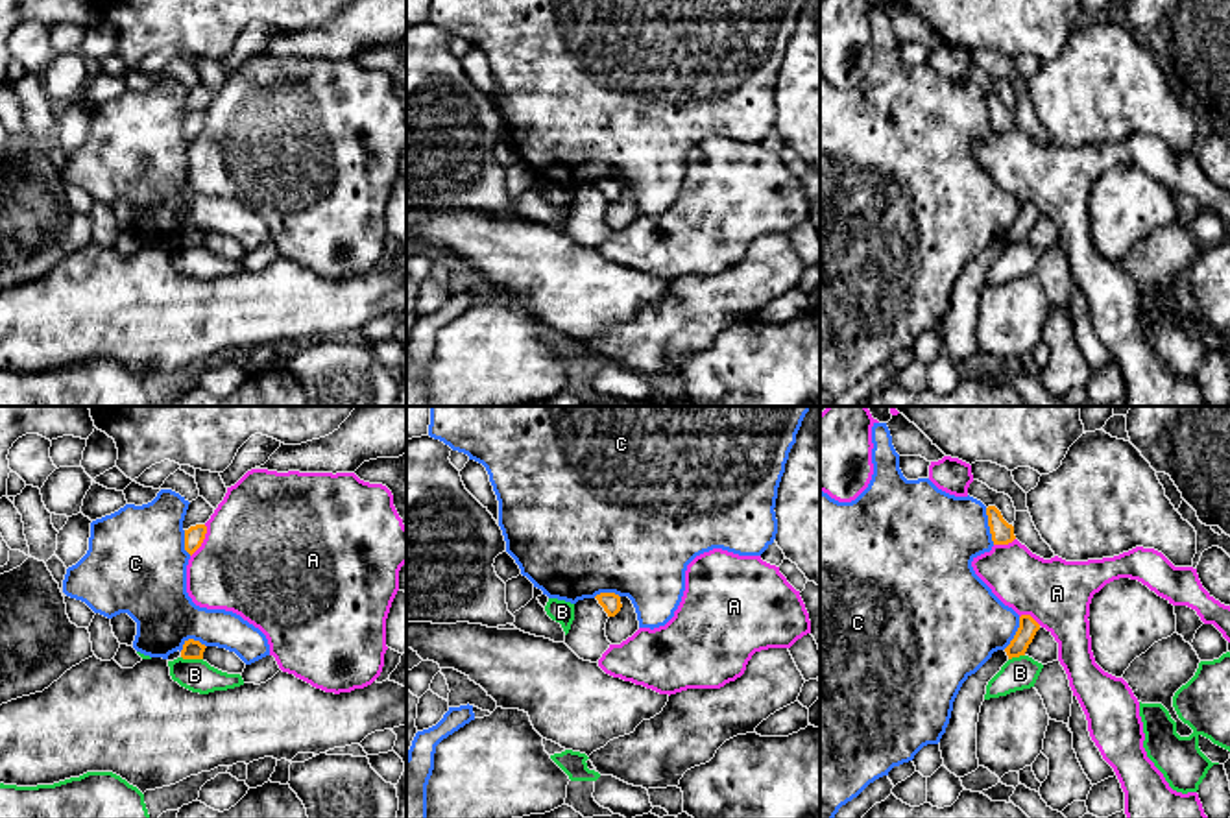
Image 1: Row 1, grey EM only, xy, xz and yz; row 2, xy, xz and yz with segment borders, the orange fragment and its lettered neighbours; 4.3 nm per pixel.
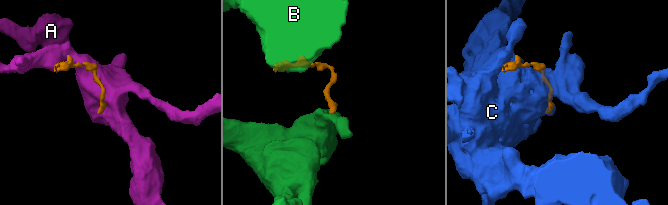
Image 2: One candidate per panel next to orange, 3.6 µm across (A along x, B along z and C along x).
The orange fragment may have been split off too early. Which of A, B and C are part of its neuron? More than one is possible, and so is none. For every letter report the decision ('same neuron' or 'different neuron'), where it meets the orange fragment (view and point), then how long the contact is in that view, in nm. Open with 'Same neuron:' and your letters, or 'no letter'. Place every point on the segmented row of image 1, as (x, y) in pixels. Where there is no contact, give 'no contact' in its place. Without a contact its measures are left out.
Same neuron: no letter
A: different neuron; meets orange in xy at (202, 541); contact 160 nm long
B: different neuron; meets orange in xy at (192, 658); contact 100 nm long
C: different neuron; meets orange in yz at (988, 525); contact 170 nm long

